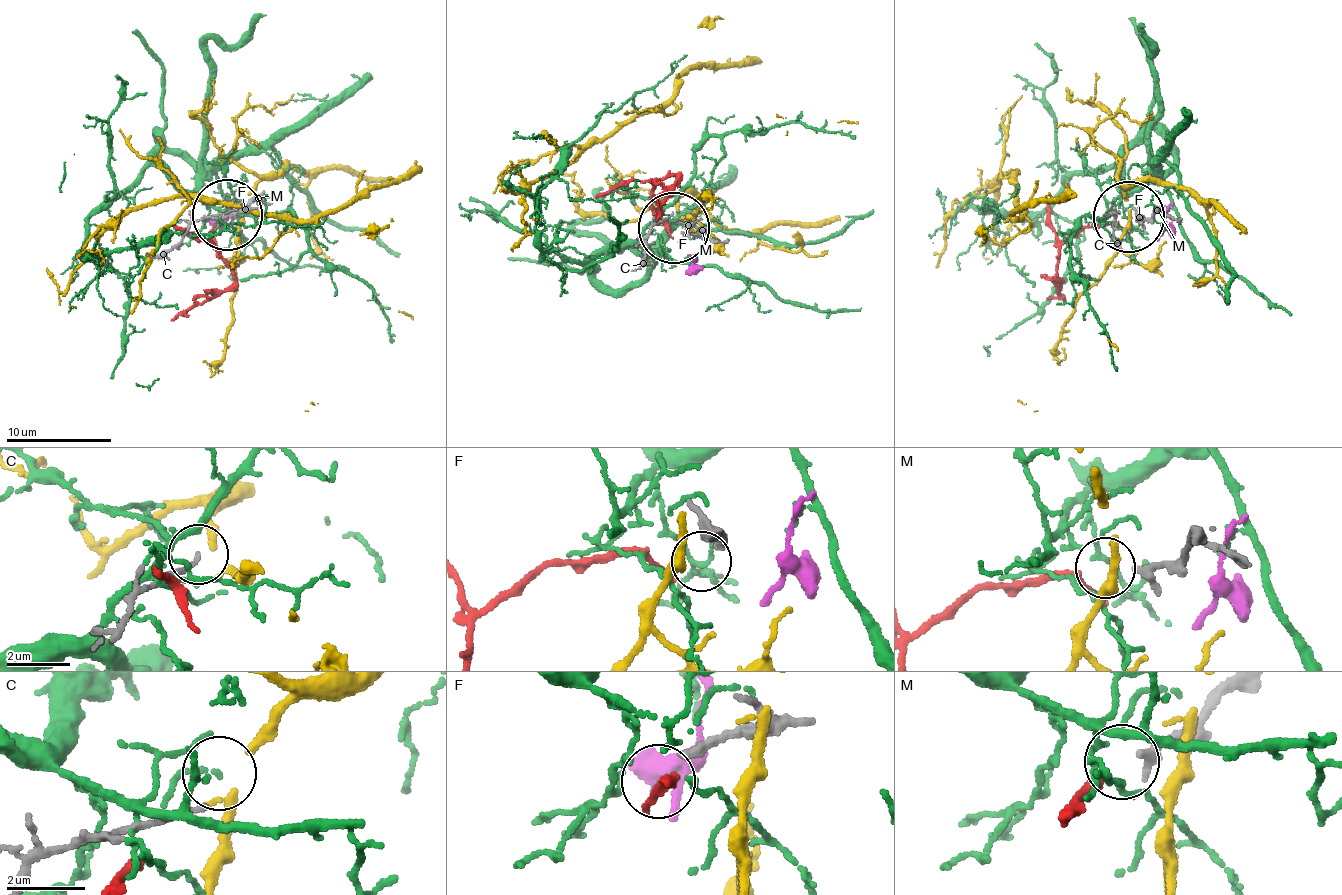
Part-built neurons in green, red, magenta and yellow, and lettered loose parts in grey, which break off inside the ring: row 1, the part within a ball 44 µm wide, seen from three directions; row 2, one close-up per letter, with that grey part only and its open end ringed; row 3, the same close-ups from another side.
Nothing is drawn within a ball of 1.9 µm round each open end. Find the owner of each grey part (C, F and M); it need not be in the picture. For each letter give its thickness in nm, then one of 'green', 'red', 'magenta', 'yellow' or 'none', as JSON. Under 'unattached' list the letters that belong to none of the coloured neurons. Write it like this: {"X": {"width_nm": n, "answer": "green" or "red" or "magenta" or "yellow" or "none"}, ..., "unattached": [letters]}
{"C": {"width_nm": 160, "answer": "yellow"}, "F": {"width_nm": 190, "answer": "none"}, "M": {"width_nm": 260, "answer": "red"}, "unattached": ["F"]}

